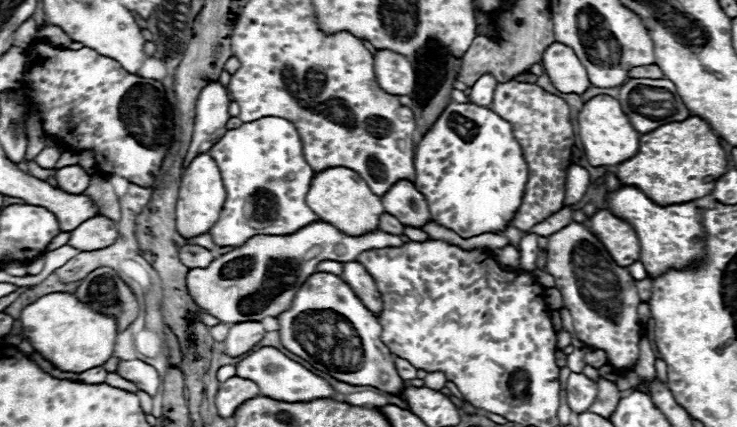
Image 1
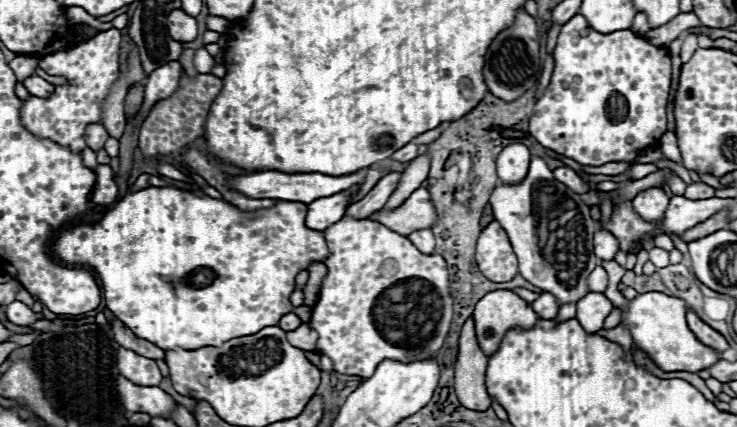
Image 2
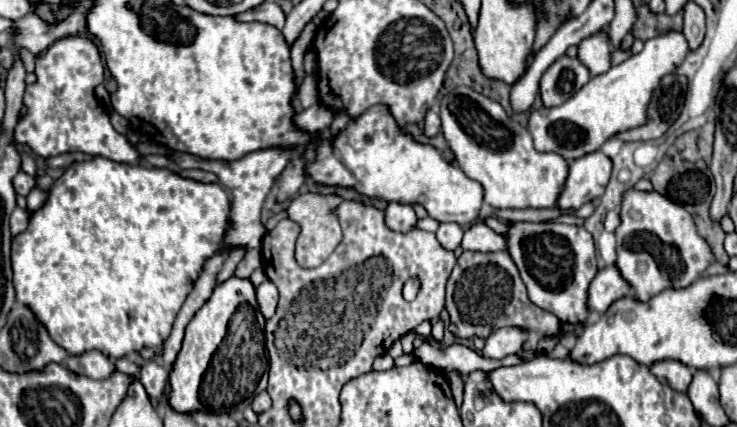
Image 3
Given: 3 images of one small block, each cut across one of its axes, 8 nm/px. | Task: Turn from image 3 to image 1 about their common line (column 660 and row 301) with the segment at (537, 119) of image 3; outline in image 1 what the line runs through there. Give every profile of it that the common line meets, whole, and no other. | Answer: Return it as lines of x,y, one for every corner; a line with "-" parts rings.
54,292
38,298
20,312
22,332
10,336
6,342
18,346
24,338
40,352
52,366
64,372
84,372
102,366
114,354
116,342
116,322
114,318
104,318
96,314
88,304
78,302
72,294

